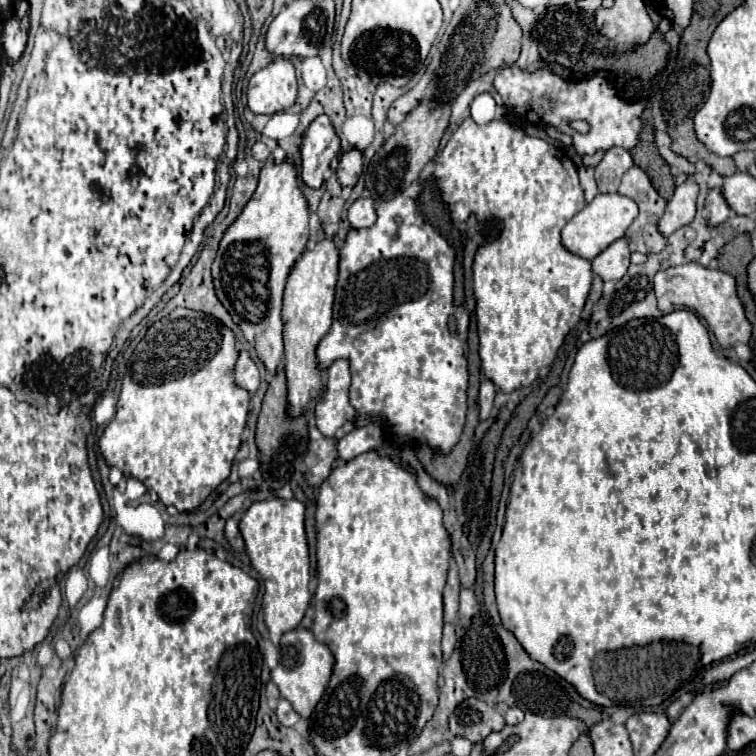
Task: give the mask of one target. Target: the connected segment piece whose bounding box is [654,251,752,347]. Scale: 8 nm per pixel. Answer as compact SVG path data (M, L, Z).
M684 251L684 257L686 259L686 265L678 265L678 267L670 267L670 269L664 269L664 271L658 271L658 273L656 273L656 277L654 277L654 291L656 291L656 297L664 297L664 295L666 295L666 297L668 297L668 299L670 299L670 301L672 301L672 303L674 303L674 305L678 305L678 307L686 307L686 309L690 309L690 311L694 311L694 313L698 313L698 315L700 315L700 317L704 317L704 319L706 319L706 323L708 323L708 327L710 327L710 331L712 331L712 333L714 333L714 337L716 337L716 341L718 341L718 345L720 345L720 347L734 347L734 343L748 343L748 339L750 339L750 331L752 331L752 327L750 327L750 323L748 323L748 319L746 319L746 315L744 315L744 307L742 307L742 303L740 303L740 299L738 299L738 295L736 295L736 283L734 283L734 277L732 277L732 275L728 275L728 273L724 273L724 271L718 271L718 264L717 264L717 259L716 257L714 257L714 259L712 259L712 261L716 261L716 267L708 267L708 265L710 265L710 263L706 263L706 265L698 265L700 263L698 263L697 261L689 261L686 256L685 256L685 251Z

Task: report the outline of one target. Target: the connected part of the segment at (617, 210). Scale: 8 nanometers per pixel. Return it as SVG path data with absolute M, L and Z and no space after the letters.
M598 193L592 203L588 203L580 213L576 213L566 223L566 227L562 229L562 245L570 253L592 261L598 253L602 253L608 245L612 245L624 235L624 229L628 229L628 225L636 219L636 215L638 215L638 205L630 197L618 193L612 195Z

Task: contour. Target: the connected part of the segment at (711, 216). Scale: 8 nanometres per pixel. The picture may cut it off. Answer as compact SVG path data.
M712 189L708 193L706 209L708 209L708 225L710 227L722 225L728 219L728 215L730 215L730 209L728 209L724 197L720 197L720 189Z

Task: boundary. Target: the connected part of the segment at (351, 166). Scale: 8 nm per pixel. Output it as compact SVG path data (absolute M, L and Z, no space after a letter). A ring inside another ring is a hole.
M350 149L342 153L336 173L338 173L338 181L342 187L354 187L358 177L362 175L362 151Z

